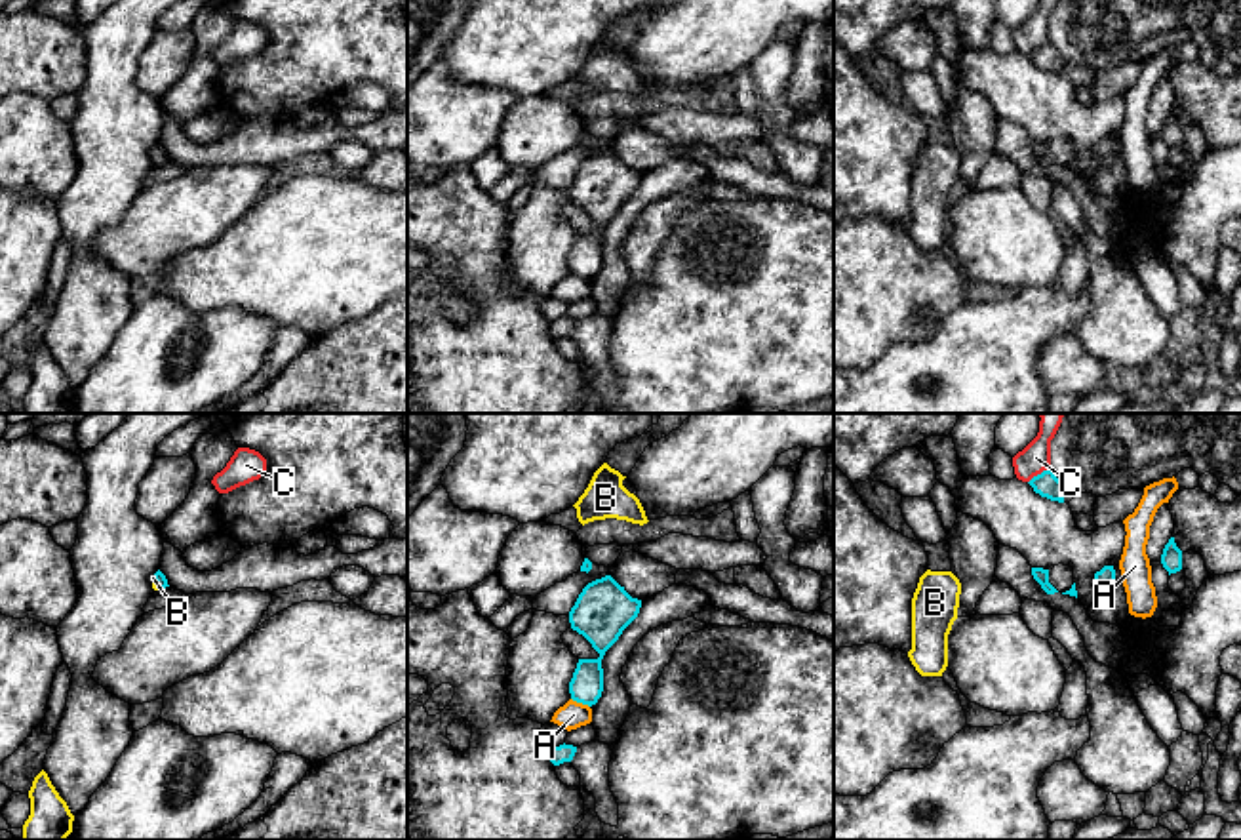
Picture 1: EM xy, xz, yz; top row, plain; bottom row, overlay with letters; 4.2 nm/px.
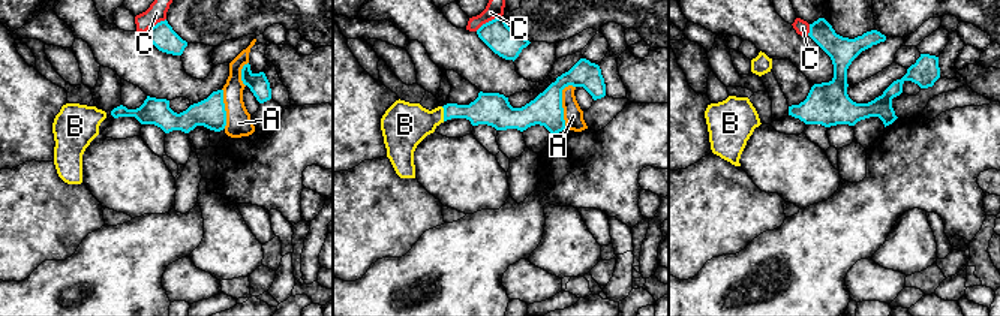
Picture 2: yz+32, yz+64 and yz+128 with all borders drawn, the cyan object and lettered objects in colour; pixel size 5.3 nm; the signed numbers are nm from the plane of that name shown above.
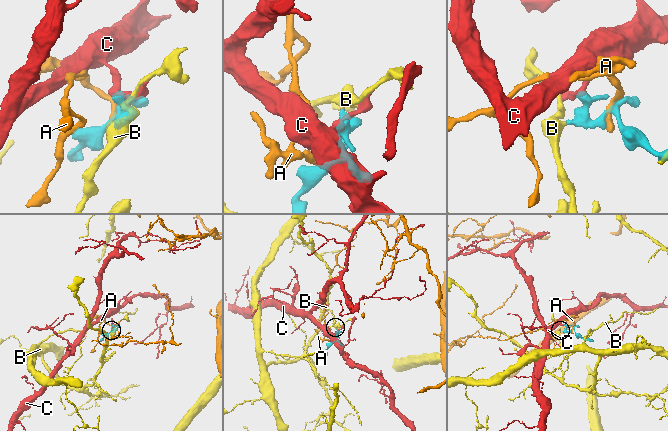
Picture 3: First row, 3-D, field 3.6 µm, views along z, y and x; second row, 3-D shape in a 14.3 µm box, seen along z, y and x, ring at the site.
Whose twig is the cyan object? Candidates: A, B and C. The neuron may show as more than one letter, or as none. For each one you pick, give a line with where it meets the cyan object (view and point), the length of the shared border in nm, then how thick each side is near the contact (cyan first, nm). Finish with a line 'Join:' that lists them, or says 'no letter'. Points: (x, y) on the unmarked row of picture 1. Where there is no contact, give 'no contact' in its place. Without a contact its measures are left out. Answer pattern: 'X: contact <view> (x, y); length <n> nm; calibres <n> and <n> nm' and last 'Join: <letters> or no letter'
B: contact xy (157, 157); length 60 nm; calibres 50 and 20 nm
Join: B

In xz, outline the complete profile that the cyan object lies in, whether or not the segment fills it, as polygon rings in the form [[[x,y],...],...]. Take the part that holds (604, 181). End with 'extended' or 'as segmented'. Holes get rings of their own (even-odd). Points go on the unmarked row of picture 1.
[[[611,149],[588,156],[569,185],[571,202],[582,208],[600,227],[579,232],[569,255],[571,272],[596,278],[603,265],[601,232],[622,204],[638,190],[641,173],[632,171]]]; as segmented

